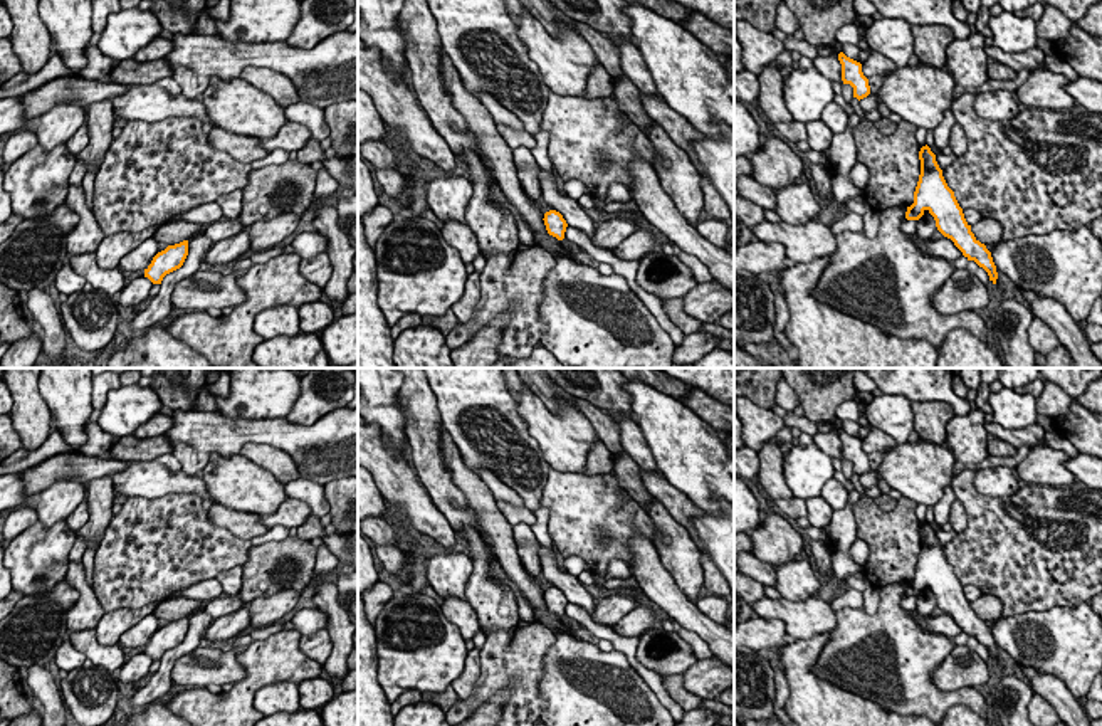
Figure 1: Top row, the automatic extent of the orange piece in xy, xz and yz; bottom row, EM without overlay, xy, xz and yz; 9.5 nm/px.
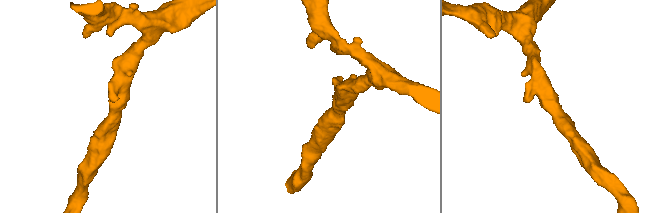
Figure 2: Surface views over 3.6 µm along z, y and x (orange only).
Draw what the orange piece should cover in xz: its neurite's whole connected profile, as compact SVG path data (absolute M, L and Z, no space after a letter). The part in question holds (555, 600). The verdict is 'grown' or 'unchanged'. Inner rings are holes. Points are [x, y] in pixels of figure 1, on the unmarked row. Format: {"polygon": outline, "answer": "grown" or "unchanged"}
{"polygon": "M549 587L544 590L543 597L549 612L556 613L558 617L564 615L568 600L559 588Z", "answer": "unchanged"}

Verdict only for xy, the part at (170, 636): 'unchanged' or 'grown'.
unchanged

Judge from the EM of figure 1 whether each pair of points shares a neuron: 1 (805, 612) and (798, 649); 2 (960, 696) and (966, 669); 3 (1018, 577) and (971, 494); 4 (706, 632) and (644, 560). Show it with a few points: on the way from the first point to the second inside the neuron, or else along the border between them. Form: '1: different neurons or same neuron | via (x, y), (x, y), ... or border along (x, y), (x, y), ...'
1: different neurons | border along (830, 631), (797, 639)
2: different neurons | border along (929, 673), (934, 684), (946, 691), (981, 689)
3: same neuron | via (1017, 557), (1017, 550), (986, 515)
4: same neuron | via (687, 614), (654, 578)

